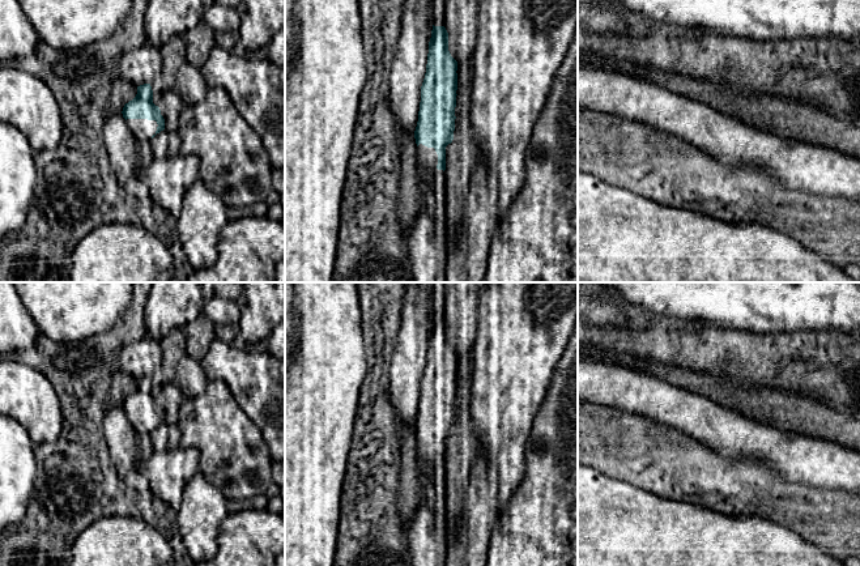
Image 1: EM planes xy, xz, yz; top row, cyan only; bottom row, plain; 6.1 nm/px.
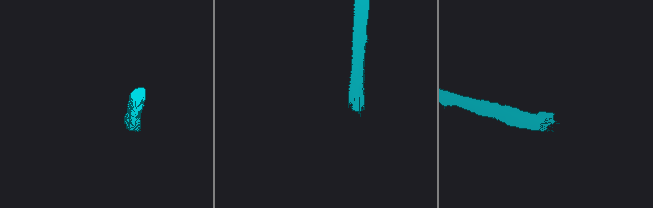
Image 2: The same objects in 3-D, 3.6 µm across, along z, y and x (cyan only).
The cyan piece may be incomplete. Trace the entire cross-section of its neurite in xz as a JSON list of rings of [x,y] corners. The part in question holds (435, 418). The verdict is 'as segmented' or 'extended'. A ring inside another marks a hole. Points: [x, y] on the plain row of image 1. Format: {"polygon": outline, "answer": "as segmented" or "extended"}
{"polygon": [[[433,318],[414,424],[421,489],[433,489],[437,464],[446,463],[446,439],[454,433],[456,412],[456,363],[446,320]]], "answer": "extended"}

